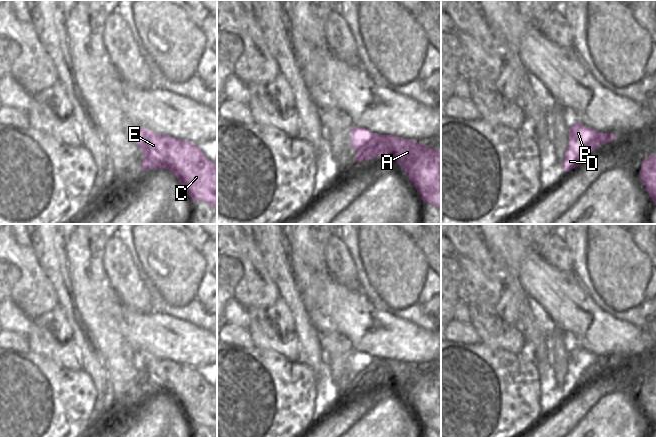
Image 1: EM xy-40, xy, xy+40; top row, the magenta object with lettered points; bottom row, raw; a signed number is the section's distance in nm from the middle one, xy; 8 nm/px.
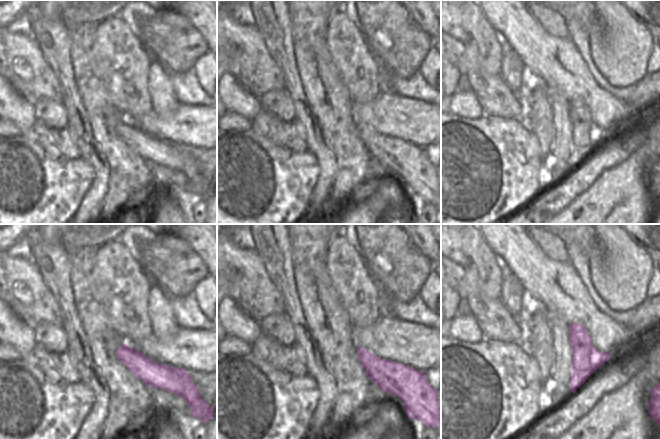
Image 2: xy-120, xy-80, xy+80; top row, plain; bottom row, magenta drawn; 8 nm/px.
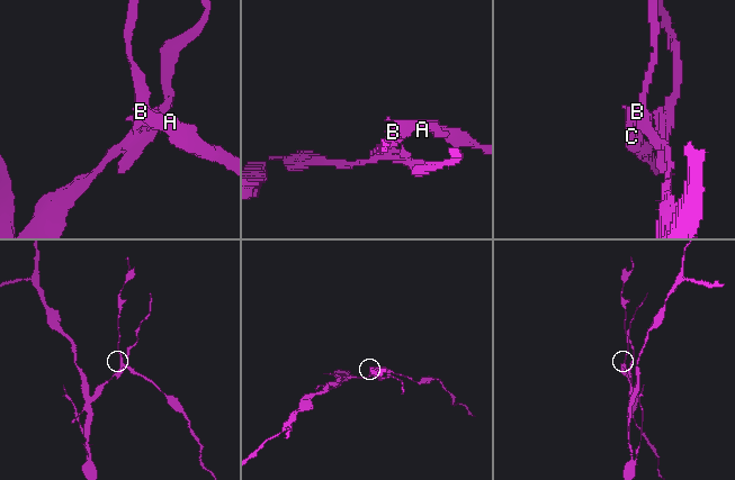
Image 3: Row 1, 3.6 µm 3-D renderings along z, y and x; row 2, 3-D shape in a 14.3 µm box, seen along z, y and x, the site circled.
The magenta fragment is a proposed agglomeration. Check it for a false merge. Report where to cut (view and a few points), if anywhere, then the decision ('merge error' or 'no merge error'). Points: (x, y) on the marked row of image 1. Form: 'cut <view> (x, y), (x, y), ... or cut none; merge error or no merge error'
cut xy+40 (601, 133), (592, 149), (585, 148), (586, 156); merge error

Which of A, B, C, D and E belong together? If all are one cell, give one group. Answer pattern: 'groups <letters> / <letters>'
groups A C E / B D

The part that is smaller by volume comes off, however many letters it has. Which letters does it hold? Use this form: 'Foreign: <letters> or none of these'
Foreign: A, C, E.

